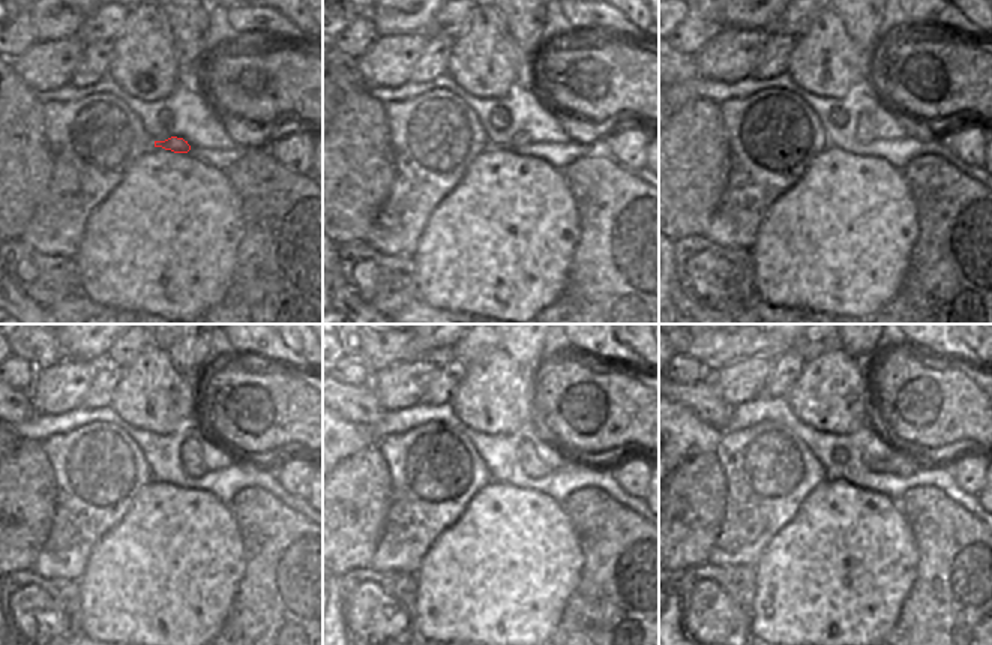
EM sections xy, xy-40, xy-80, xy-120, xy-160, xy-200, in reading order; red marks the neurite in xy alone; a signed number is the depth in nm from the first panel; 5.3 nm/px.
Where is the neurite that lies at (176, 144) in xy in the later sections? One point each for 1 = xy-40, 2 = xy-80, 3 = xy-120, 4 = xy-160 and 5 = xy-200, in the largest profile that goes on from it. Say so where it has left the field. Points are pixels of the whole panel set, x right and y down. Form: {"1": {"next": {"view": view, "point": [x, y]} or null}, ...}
{"1": {"next": {"view": "xy-40", "point": [521, 140]}}, "2": {"next": {"view": "xy-80", "point": [865, 134]}}, "3": {"next": {"view": "xy-120", "point": [192, 462]}}, "4": {"next": {"view": "xy-160", "point": [532, 464]}}, "5": {"next": {"view": "xy-200", "point": [902, 464]}}}

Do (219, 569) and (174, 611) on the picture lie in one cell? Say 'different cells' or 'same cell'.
same cell

